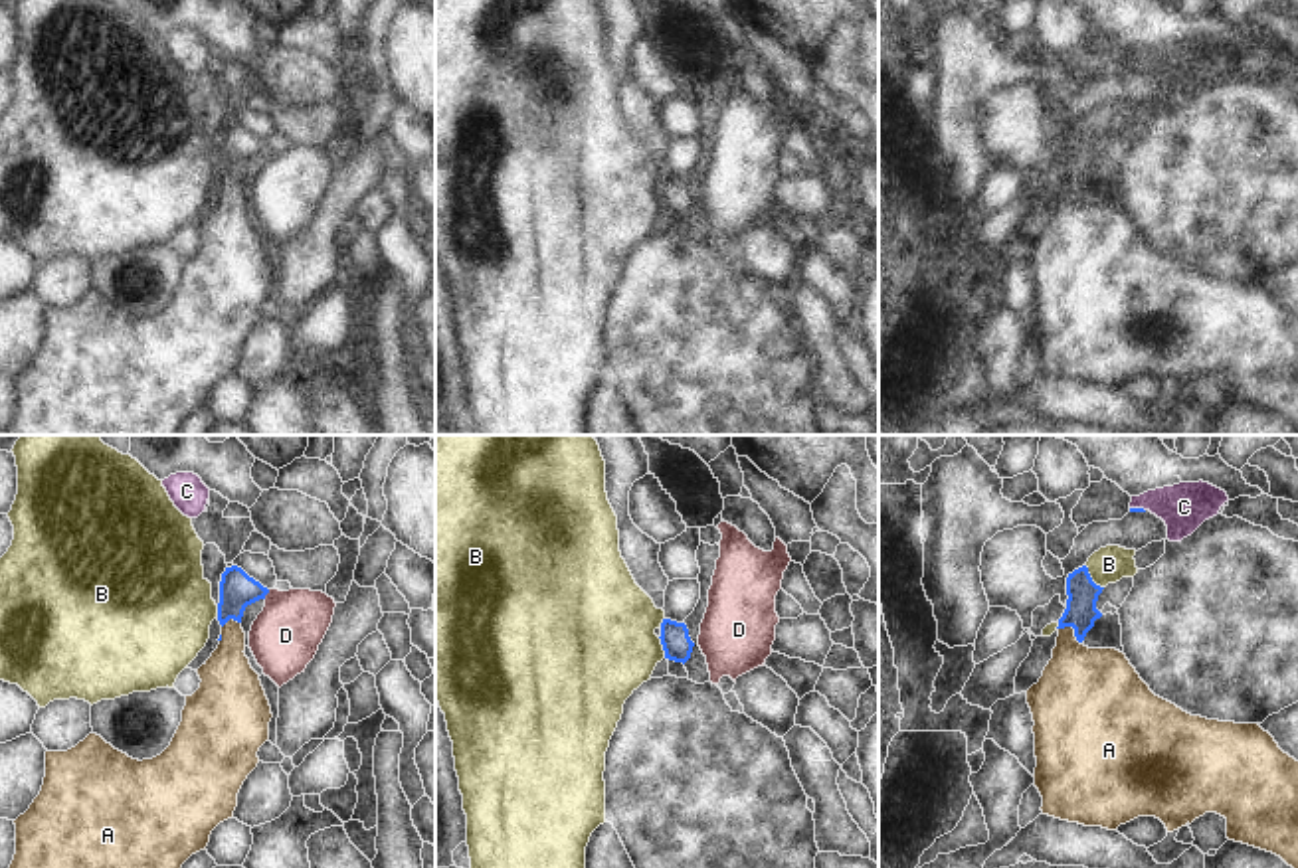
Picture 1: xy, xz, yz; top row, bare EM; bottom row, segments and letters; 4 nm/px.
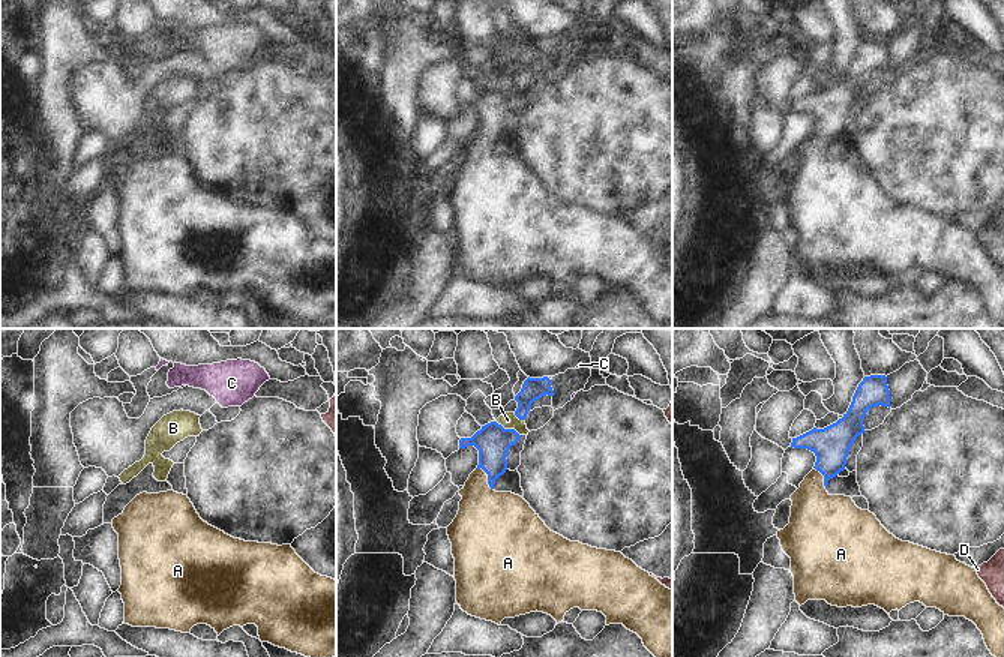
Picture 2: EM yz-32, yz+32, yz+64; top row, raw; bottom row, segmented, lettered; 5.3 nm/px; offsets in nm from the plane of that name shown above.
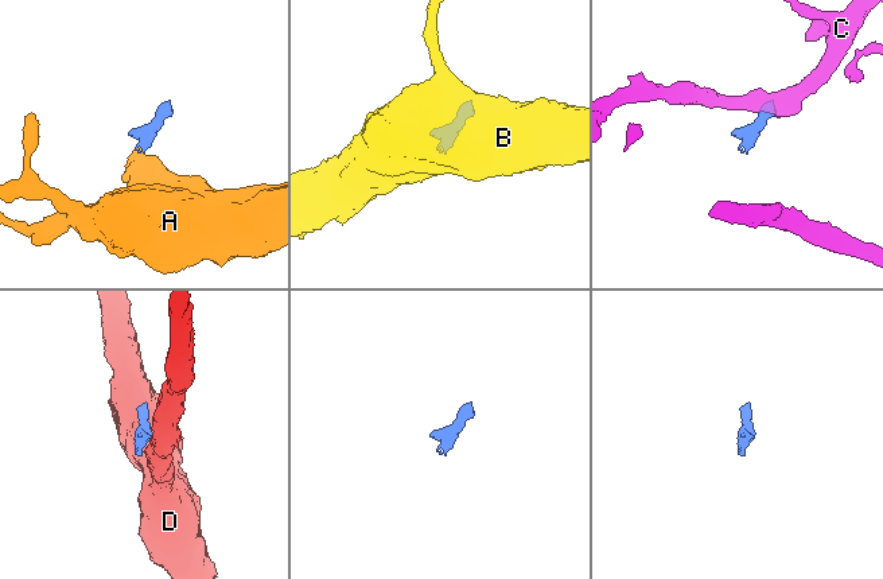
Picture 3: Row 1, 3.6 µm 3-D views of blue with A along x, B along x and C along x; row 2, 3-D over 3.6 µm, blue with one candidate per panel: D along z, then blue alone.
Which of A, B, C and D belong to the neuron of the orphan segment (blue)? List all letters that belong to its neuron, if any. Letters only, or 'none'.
A.

